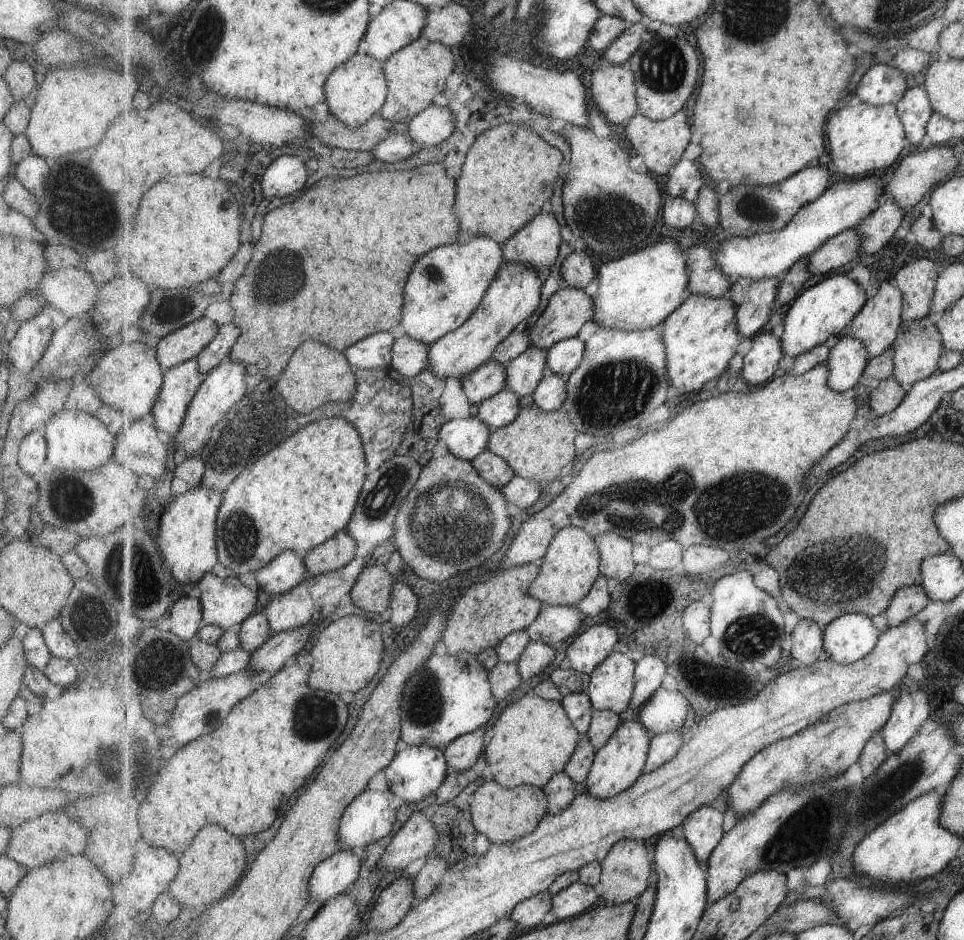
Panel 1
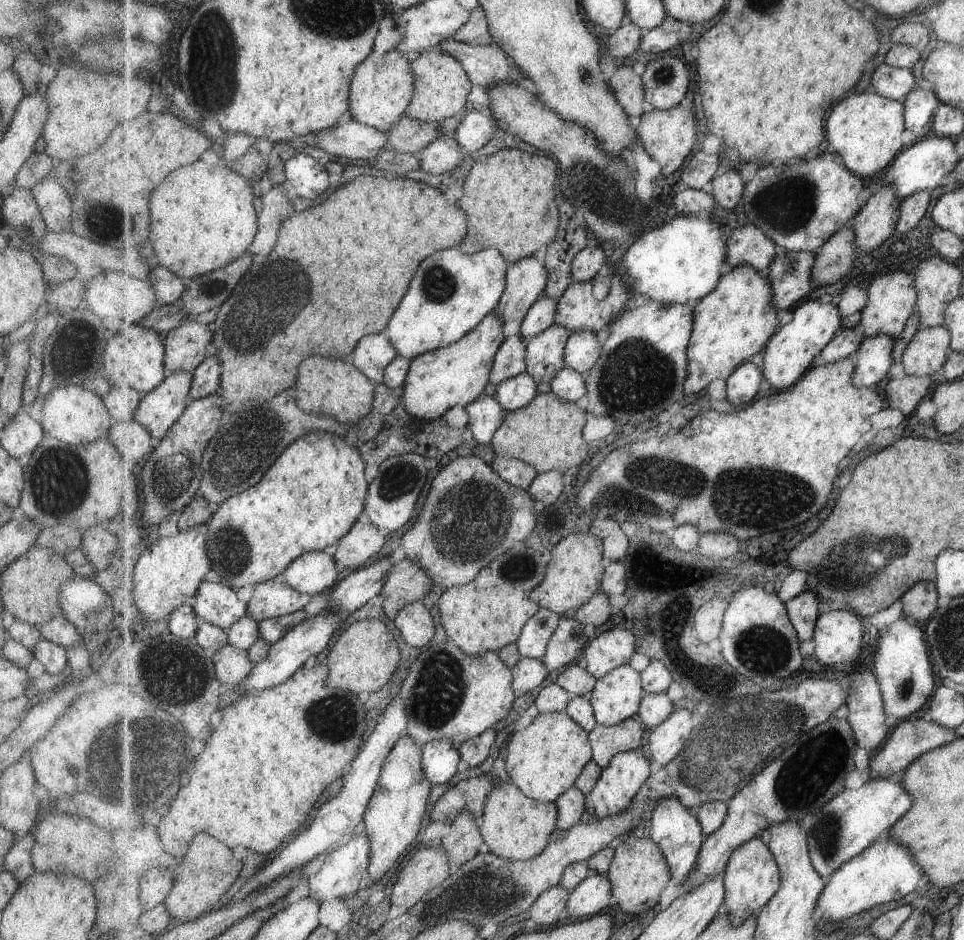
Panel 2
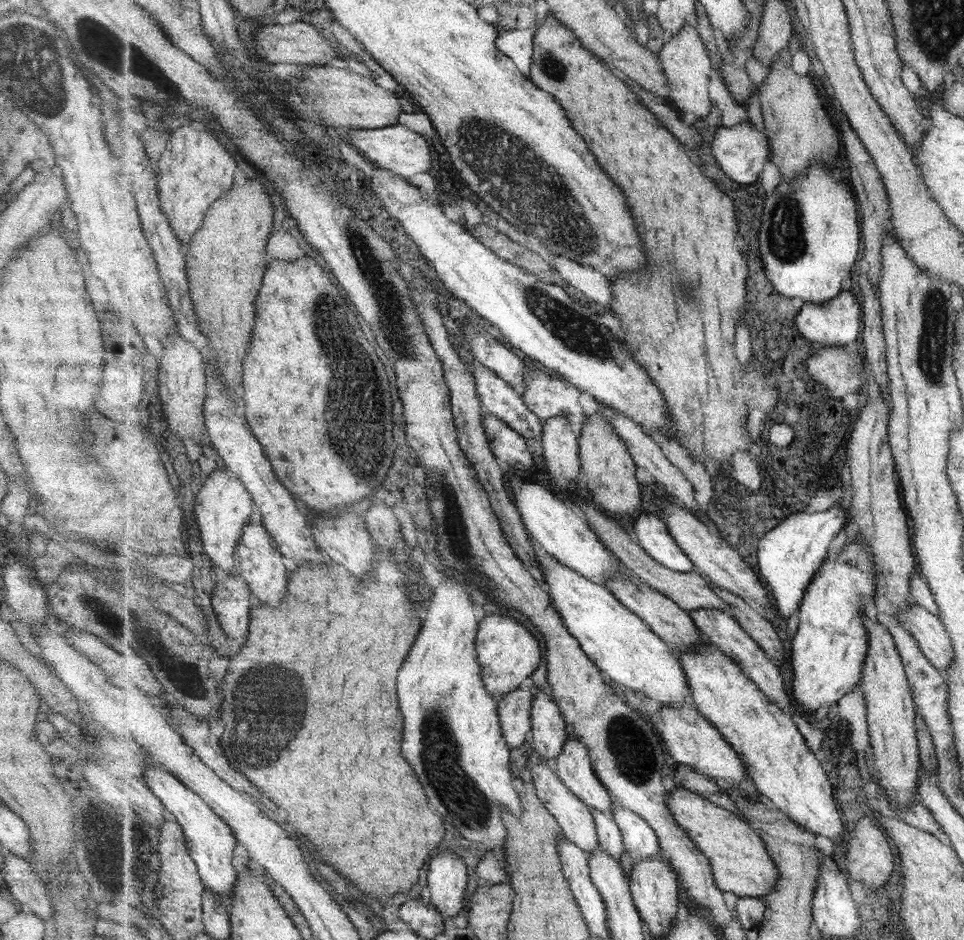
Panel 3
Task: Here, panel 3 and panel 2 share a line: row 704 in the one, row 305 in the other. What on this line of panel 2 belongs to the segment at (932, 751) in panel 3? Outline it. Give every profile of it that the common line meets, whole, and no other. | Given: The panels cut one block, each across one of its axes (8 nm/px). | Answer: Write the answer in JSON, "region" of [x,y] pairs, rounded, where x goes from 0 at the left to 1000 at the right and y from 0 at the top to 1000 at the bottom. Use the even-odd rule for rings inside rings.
{"region":[[[937,287],[922,289],[910,295],[900,306],[900,322],[893,334],[892,343],[896,357],[922,356],[928,361],[927,380],[935,387],[942,366],[955,349],[955,335],[949,333],[952,323],[952,306],[947,291]]]}

